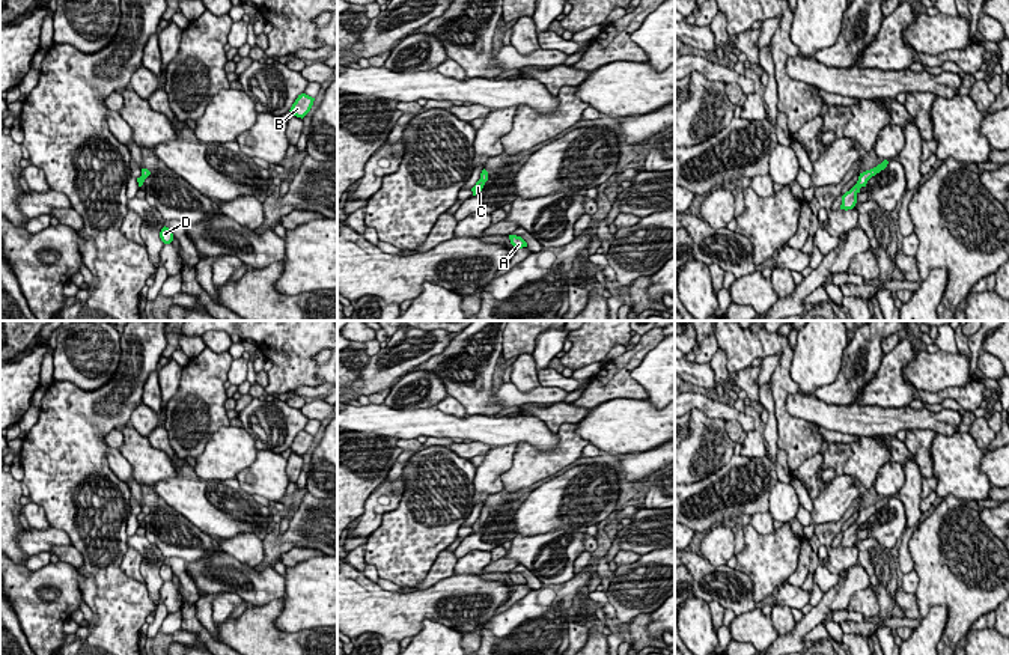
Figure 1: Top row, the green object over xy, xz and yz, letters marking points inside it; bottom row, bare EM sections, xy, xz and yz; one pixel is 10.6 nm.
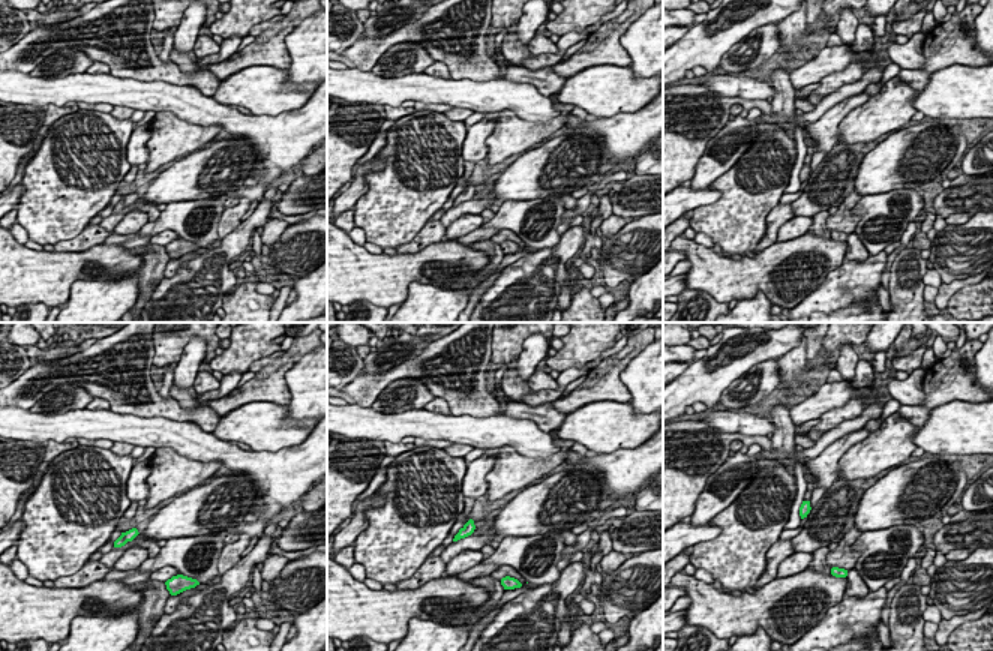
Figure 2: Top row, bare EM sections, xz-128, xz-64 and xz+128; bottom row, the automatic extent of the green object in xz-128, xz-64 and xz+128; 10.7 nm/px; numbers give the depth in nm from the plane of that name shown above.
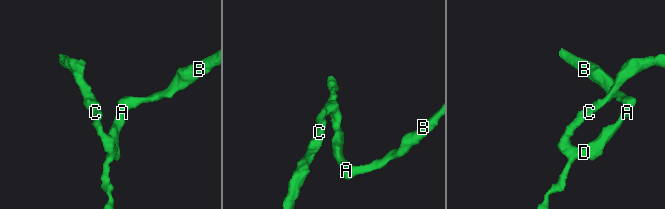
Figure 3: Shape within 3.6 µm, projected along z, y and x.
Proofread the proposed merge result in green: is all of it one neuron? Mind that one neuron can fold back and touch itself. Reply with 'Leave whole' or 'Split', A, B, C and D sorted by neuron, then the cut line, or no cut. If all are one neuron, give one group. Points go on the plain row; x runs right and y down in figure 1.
Leave whole. Groups: A B C D. No split

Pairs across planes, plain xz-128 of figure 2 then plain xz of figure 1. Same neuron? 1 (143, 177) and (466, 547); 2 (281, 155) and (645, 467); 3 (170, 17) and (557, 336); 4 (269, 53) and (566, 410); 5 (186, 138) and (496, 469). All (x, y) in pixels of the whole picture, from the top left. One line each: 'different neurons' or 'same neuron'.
1: same neuron
2: same neuron
3: different neurons
4: different neurons
5: different neurons

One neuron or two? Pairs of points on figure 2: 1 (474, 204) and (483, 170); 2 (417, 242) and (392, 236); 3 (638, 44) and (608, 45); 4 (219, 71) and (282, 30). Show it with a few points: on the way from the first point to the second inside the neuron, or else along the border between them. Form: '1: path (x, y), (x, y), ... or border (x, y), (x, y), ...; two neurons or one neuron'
1: path (483, 195), (483, 179); one neuron
2: border (431, 218), (408, 242), (395, 248); two neurons
3: border (641, 15), (620, 38), (623, 48); two neurons
4: path (234, 63), (257, 54), (267, 44); one neuron

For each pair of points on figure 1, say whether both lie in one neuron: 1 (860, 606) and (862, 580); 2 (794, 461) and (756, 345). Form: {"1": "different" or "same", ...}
{"1": "different", "2": "same"}

